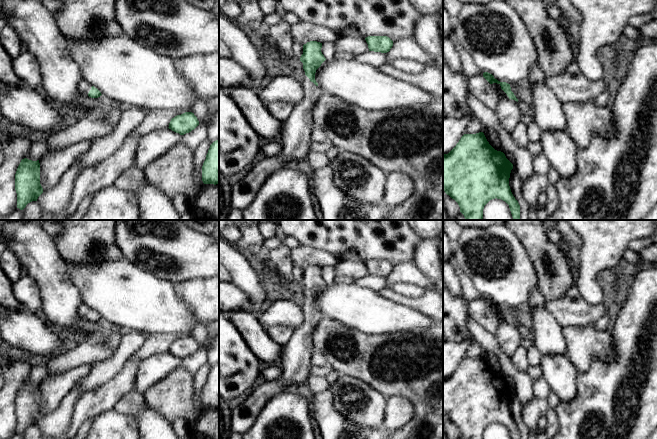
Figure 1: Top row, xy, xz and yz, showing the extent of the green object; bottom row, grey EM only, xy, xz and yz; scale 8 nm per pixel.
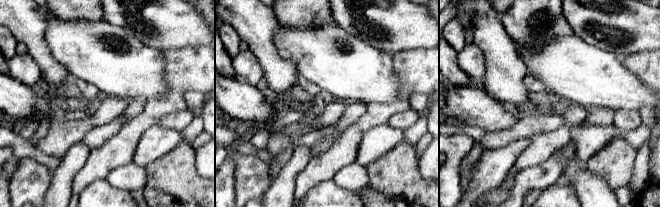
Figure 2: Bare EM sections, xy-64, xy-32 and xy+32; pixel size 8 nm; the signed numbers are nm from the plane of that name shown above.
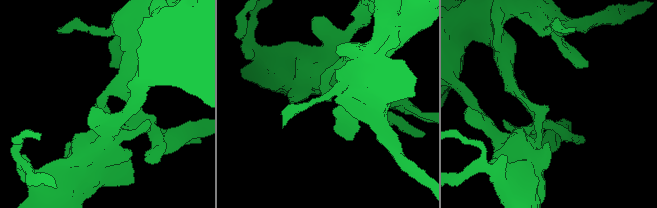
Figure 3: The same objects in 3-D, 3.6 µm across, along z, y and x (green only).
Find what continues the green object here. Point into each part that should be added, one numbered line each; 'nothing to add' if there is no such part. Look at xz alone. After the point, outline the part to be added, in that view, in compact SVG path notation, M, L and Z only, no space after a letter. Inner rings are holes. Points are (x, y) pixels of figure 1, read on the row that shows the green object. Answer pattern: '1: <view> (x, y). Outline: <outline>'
1: xz (296, 132). Outline: M305 75L301 81L304 99L293 106L290 116L282 121L281 139L283 149L280 155L266 157L253 164L247 174L231 185L232 208L244 210L255 198L267 178L276 170L288 166L292 161L305 160L312 142L313 108L324 93Z

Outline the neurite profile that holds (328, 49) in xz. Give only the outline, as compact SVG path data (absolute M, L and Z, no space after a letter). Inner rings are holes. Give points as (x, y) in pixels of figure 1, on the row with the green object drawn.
M324 42L322 43L321 52L326 59L332 60L335 57L336 46L334 42Z

